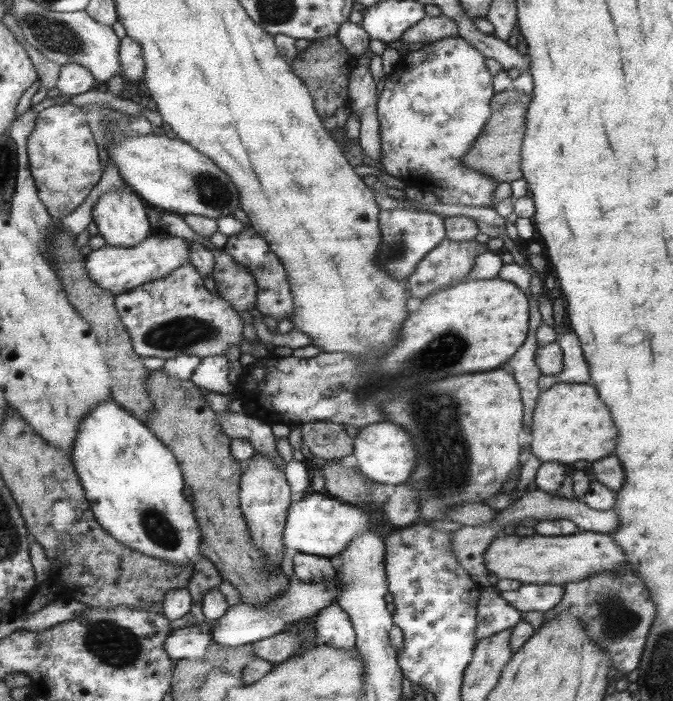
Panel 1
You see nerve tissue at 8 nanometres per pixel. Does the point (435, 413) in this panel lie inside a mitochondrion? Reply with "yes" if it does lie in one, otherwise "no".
yes

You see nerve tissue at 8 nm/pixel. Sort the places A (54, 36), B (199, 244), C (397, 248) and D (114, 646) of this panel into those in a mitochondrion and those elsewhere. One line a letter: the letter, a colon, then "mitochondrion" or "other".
A: mitochondrion
B: other
C: mitochondrion
D: mitochondrion

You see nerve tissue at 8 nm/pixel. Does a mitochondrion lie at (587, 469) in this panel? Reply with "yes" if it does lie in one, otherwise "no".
no

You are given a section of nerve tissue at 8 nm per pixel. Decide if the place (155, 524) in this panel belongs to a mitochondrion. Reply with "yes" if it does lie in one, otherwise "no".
yes

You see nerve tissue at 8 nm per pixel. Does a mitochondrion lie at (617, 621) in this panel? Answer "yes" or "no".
yes

